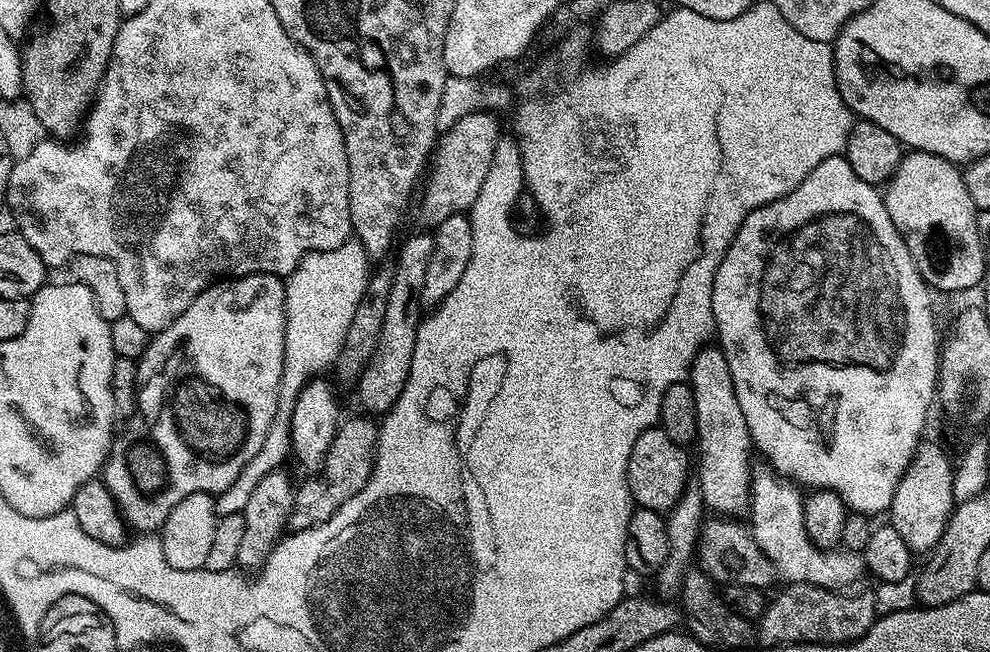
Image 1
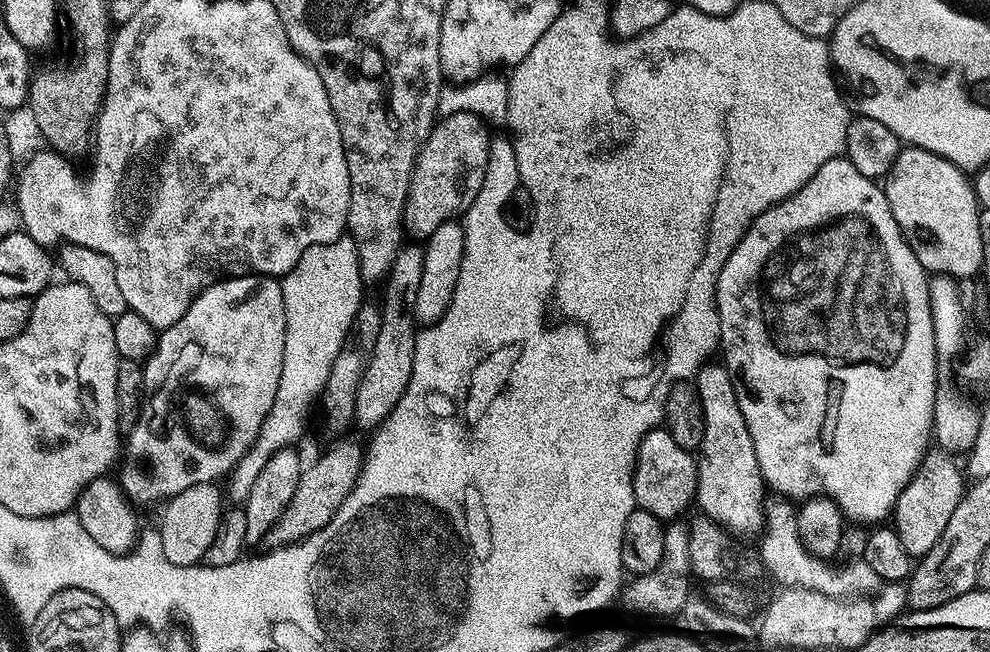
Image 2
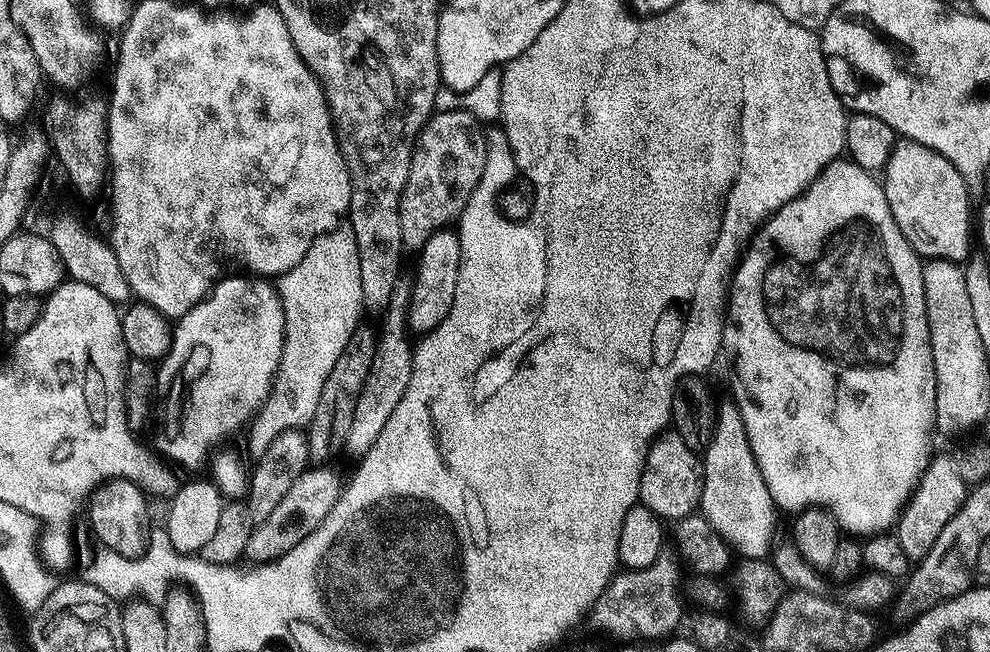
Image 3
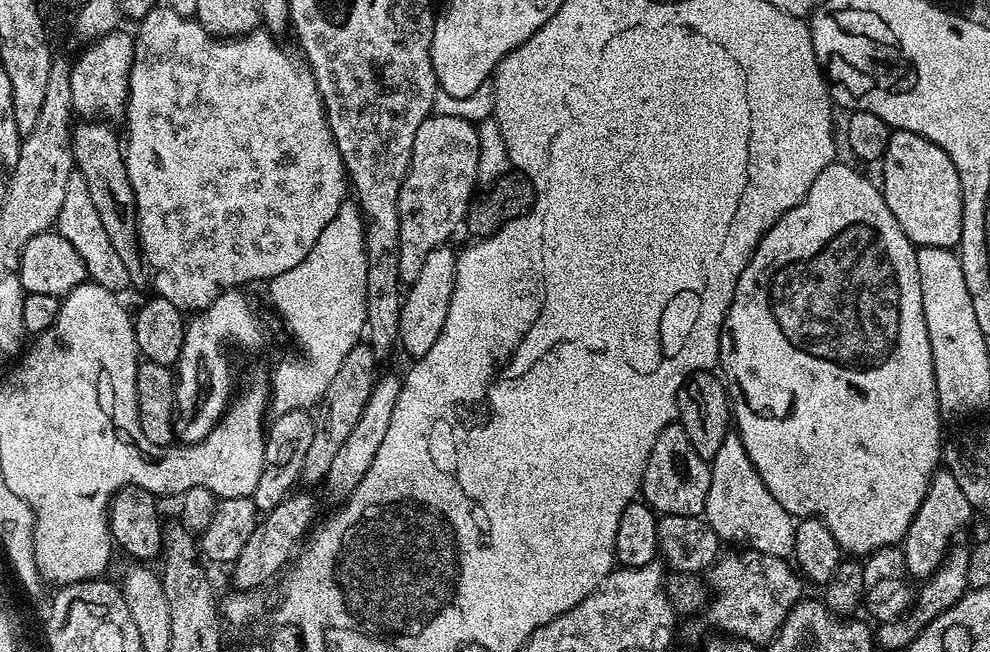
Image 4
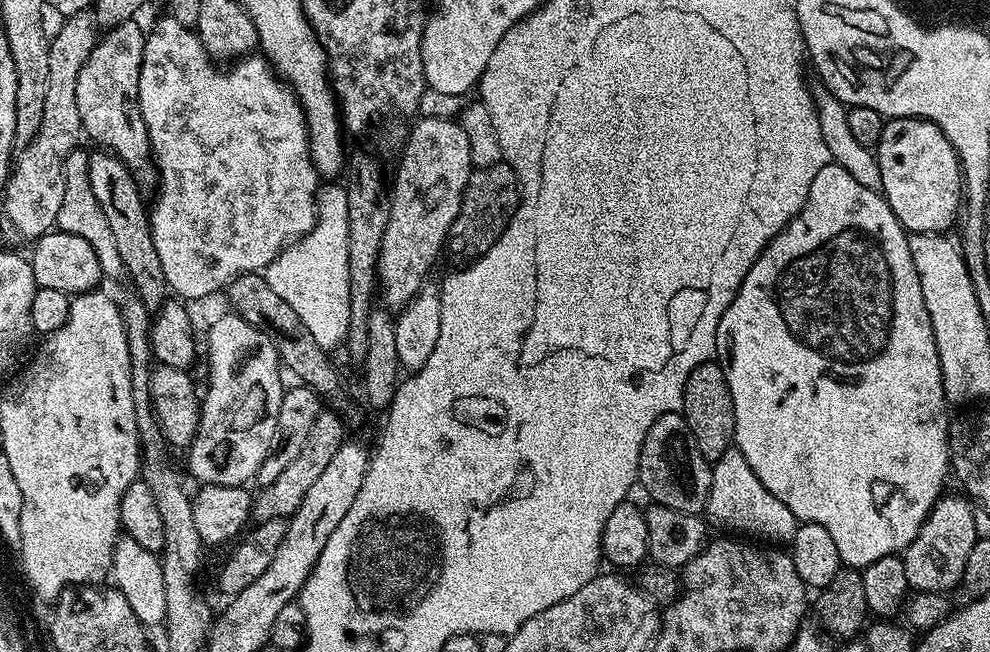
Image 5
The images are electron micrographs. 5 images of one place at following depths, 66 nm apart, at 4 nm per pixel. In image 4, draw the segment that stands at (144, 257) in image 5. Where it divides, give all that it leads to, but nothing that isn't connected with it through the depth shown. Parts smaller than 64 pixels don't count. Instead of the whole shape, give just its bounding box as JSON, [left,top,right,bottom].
[72,122,150,288]

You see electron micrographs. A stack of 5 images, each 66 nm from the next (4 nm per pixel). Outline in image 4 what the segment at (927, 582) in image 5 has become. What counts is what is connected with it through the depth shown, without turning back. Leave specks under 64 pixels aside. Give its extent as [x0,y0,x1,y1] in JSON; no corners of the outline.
[902,470,974,582]

